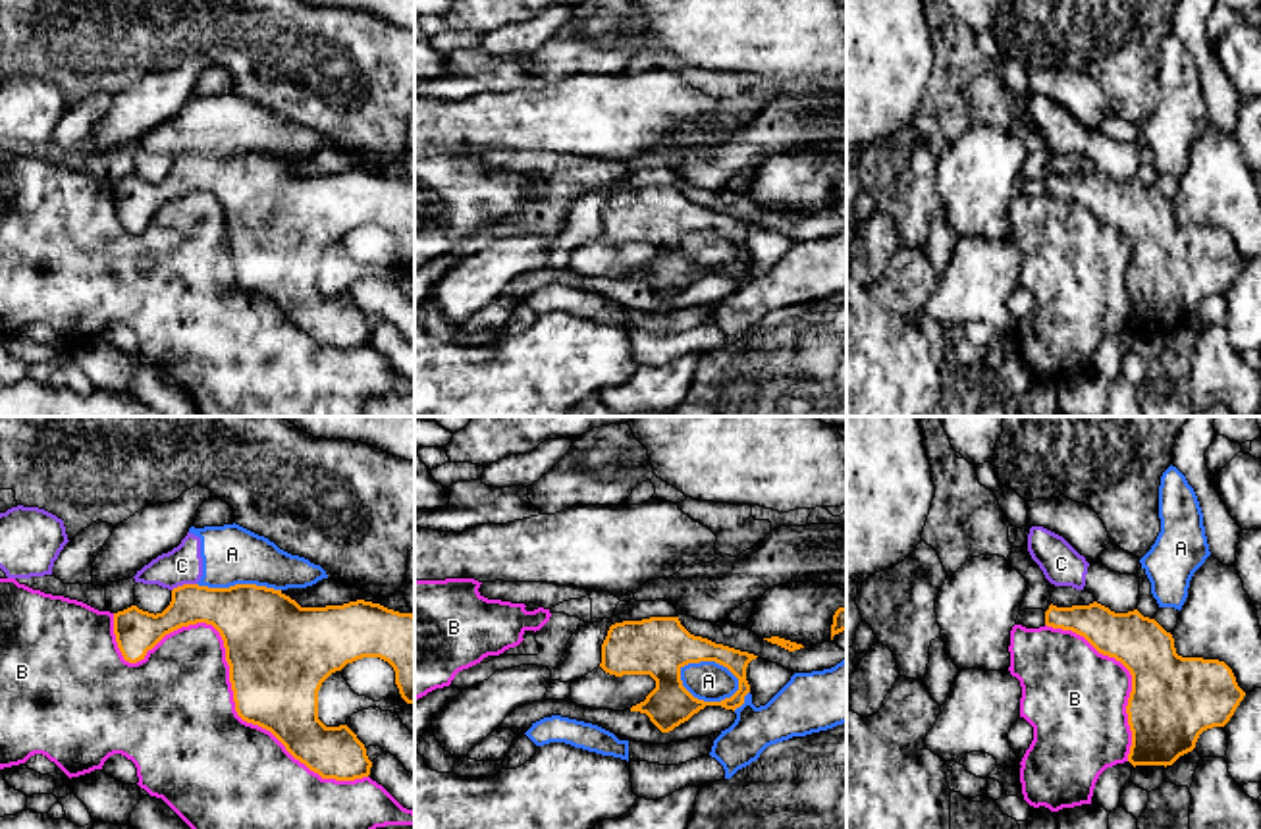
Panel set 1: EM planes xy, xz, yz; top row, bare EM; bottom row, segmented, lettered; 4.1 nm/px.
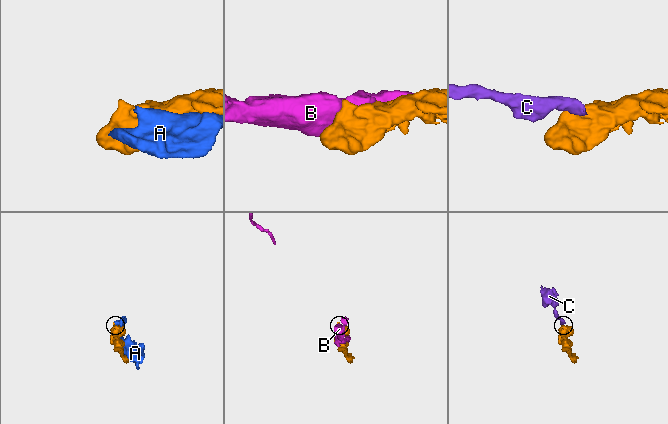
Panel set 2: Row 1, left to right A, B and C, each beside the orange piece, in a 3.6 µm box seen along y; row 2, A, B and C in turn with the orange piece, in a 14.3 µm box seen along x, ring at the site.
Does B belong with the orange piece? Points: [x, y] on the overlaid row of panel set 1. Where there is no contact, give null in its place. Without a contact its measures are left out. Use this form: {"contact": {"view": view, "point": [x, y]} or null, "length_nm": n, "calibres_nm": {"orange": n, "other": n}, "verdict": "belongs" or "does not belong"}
{"contact": {"view": "xy", "point": [230, 669]}, "length_nm": 1250, "calibres_nm": {"orange": 420, "other": 440}, "verdict": "does not belong"}

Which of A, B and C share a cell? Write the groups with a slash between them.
A C / B

